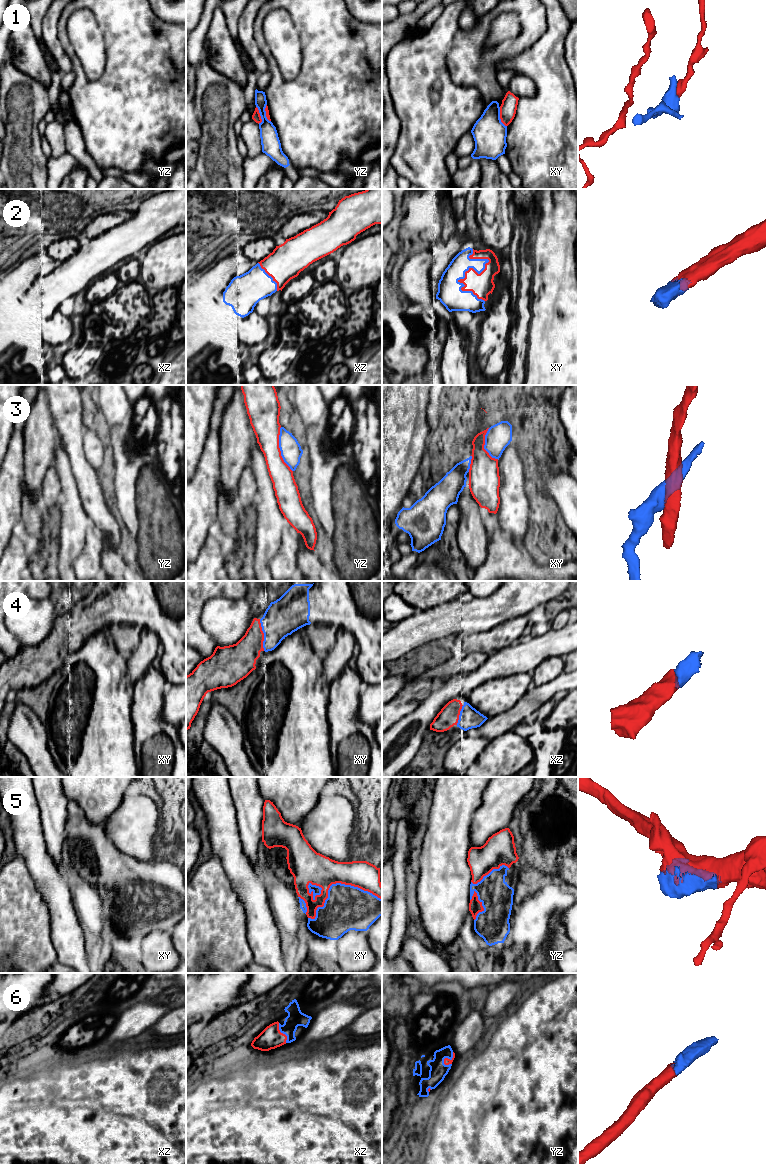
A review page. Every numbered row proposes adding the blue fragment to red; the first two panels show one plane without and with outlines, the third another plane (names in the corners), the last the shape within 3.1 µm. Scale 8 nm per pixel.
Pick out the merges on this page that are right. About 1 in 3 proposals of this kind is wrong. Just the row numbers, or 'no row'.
2, 4, 5, 6

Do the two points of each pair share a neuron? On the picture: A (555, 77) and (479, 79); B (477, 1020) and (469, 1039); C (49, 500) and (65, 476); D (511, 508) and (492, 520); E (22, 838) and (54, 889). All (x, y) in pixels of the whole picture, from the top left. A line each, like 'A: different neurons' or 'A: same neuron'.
A: different neurons
B: same neuron
C: different neurons
D: different neurons
E: same neuron

